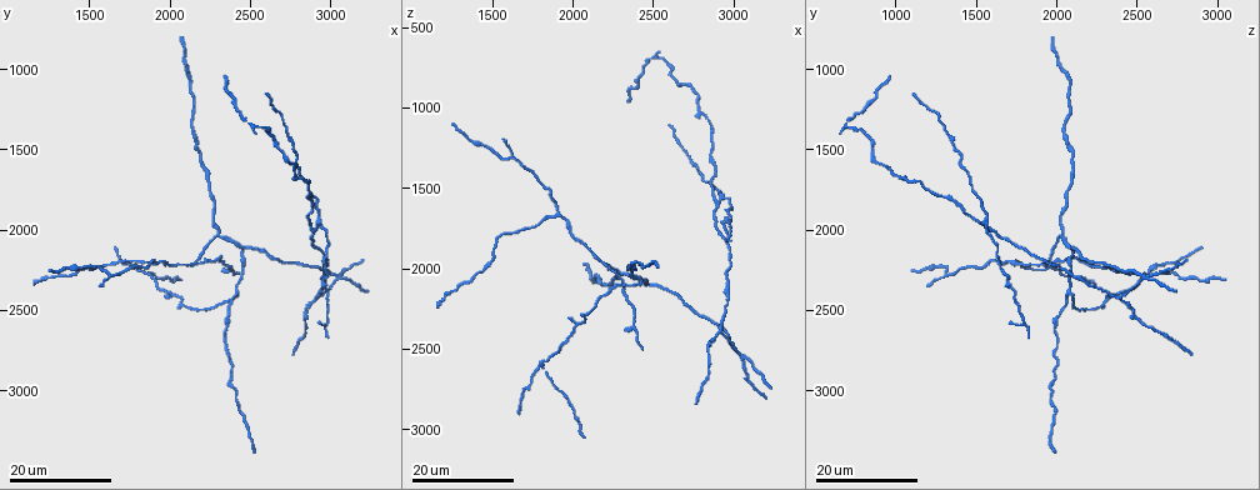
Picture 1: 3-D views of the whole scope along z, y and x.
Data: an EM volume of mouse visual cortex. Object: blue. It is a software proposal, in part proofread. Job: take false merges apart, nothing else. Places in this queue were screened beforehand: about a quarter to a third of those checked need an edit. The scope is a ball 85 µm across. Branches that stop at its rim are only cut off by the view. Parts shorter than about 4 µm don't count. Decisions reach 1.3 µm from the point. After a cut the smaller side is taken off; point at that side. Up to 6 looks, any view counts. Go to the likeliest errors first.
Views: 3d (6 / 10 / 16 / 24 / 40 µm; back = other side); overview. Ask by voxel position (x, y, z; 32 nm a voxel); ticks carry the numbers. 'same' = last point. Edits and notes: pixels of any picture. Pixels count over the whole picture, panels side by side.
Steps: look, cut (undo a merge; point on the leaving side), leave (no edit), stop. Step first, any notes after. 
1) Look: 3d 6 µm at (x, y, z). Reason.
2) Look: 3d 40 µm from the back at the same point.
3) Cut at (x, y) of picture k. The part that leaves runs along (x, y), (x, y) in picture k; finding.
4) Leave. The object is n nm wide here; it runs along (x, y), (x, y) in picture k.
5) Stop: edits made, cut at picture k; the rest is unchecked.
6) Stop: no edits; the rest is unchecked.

Look: 3d 24 µm at (2920, 1980, 1560).

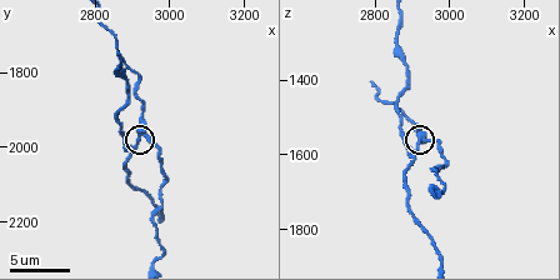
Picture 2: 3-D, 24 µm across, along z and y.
Look: 3d 10 µm at (2930, 1960, 1560).

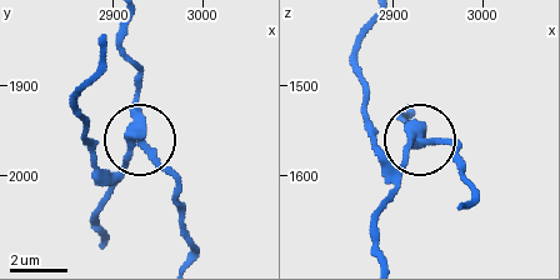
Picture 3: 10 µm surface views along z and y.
Cut at (163, 166) of picture 3. The object is 300 nm wide here; the part that leaves runs along (133, 130), (140, 75), (125, 46), (125, 25) in picture 3; a second cell is stuck on.

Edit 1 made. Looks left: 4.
Look: overview.

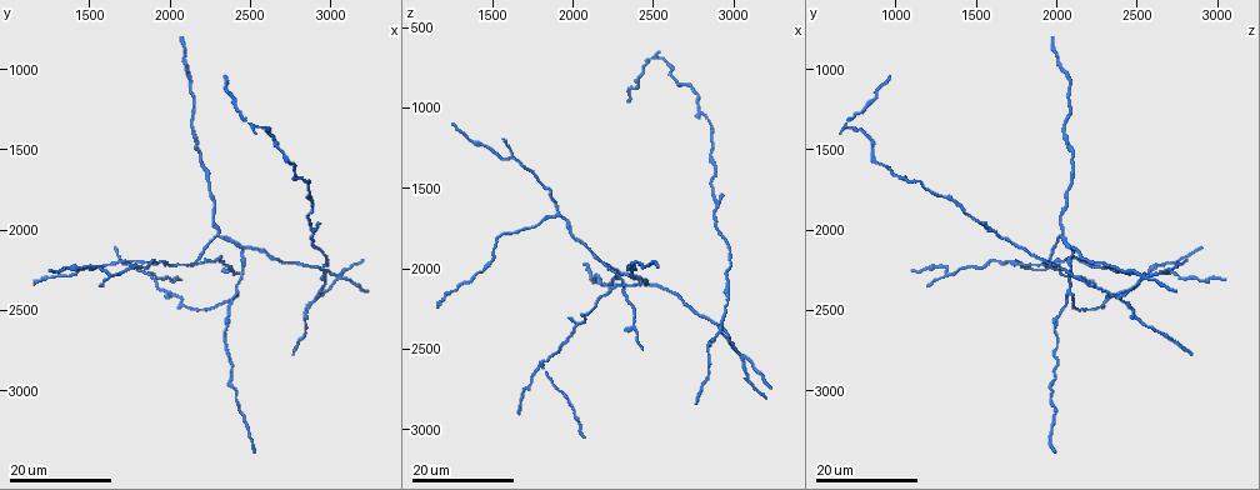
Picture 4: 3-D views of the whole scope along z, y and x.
Look: 3d 16 µm at (1620, 2300, 1300). Three arms meet.

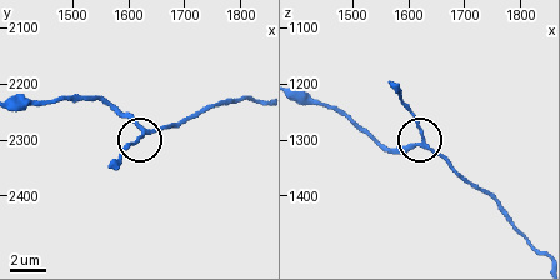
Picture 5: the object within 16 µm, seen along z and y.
Look: 3d 6 µm at (1620, 2290, 1305). Zoom in.

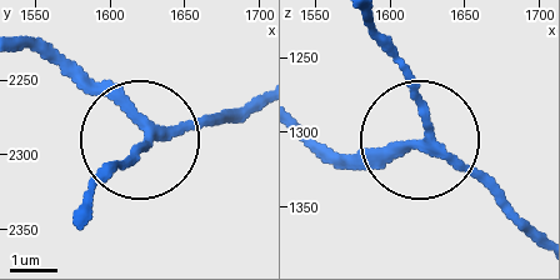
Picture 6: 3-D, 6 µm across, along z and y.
Leave. The object is 180 nm wide here; all the same cell.

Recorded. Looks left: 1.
Stop: edits made, cut at picture 3; the rest is unchecked.

